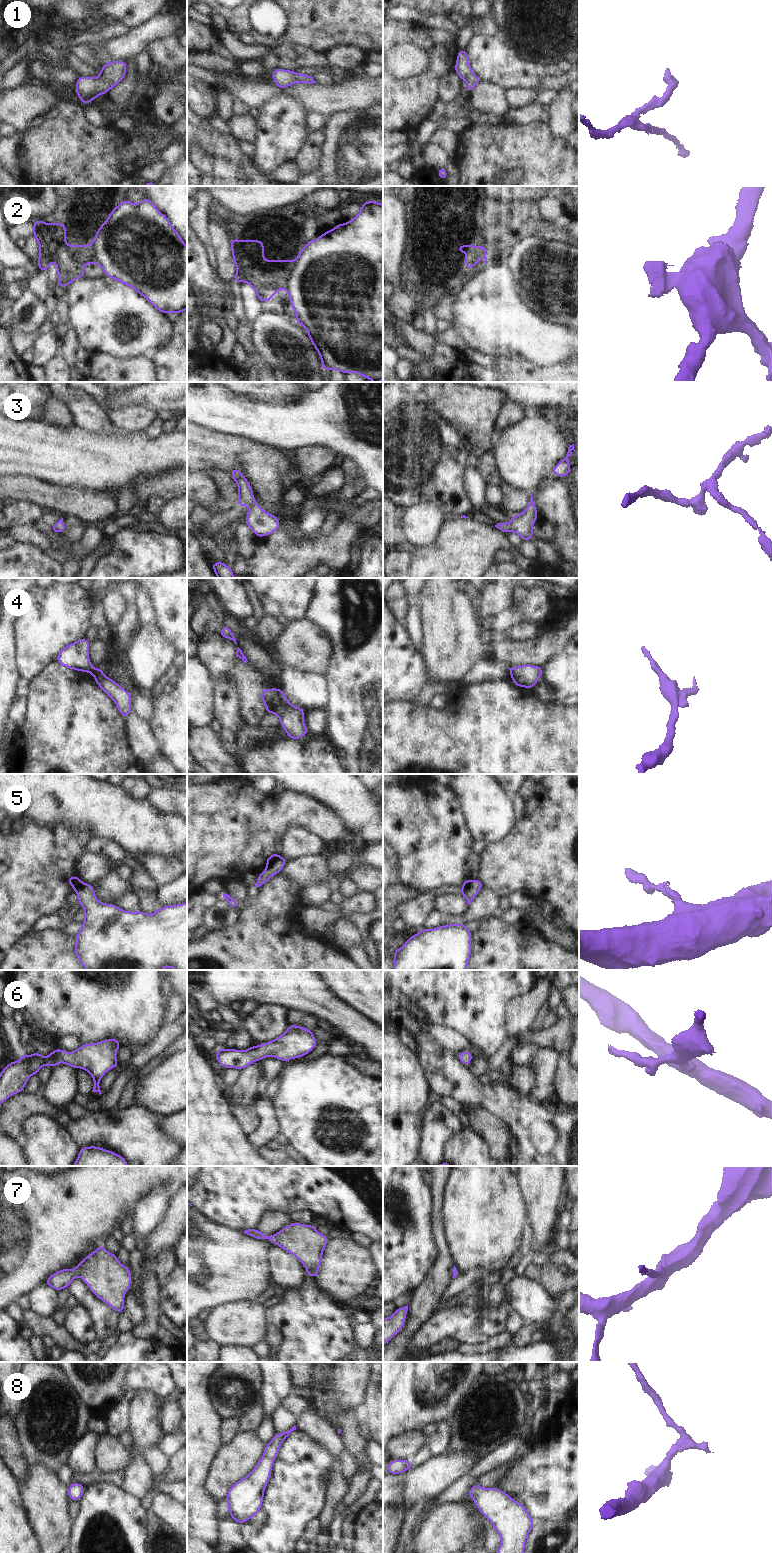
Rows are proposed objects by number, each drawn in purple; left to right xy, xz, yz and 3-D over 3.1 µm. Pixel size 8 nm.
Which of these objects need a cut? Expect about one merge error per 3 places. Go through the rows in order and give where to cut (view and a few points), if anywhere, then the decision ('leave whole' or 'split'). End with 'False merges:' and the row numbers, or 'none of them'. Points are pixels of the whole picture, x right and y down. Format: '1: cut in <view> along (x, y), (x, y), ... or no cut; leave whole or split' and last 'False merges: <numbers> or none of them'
1: no cut; leave whole
2: cut in xz along (279, 261), (279, 279), (283, 287); split
3: no cut; leave whole
4: cut in xz along (291, 705), (280, 717); split
5: cut in xz along (279, 856), (267, 864); split
6: no cut; leave whole
7: no cut; leave whole
8: no cut; leave whole
False merges: 2, 4, 5

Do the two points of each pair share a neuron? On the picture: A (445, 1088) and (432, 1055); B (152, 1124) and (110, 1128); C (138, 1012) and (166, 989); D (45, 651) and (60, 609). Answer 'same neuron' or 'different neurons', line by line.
A: same neuron
B: same neuron
C: different neurons
D: same neuron

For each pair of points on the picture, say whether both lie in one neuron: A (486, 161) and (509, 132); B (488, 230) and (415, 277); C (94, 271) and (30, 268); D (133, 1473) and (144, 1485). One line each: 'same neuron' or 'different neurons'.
A: same neuron
B: different neurons
C: same neuron
D: same neuron

